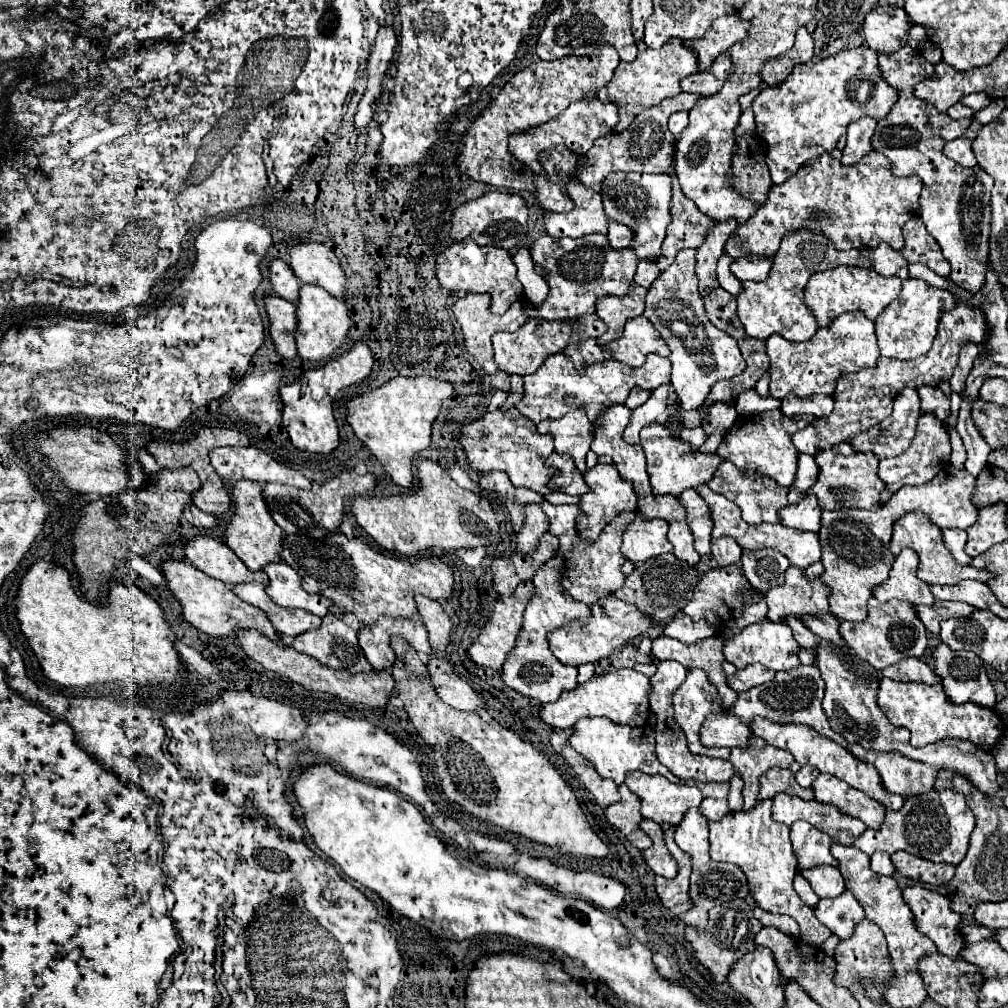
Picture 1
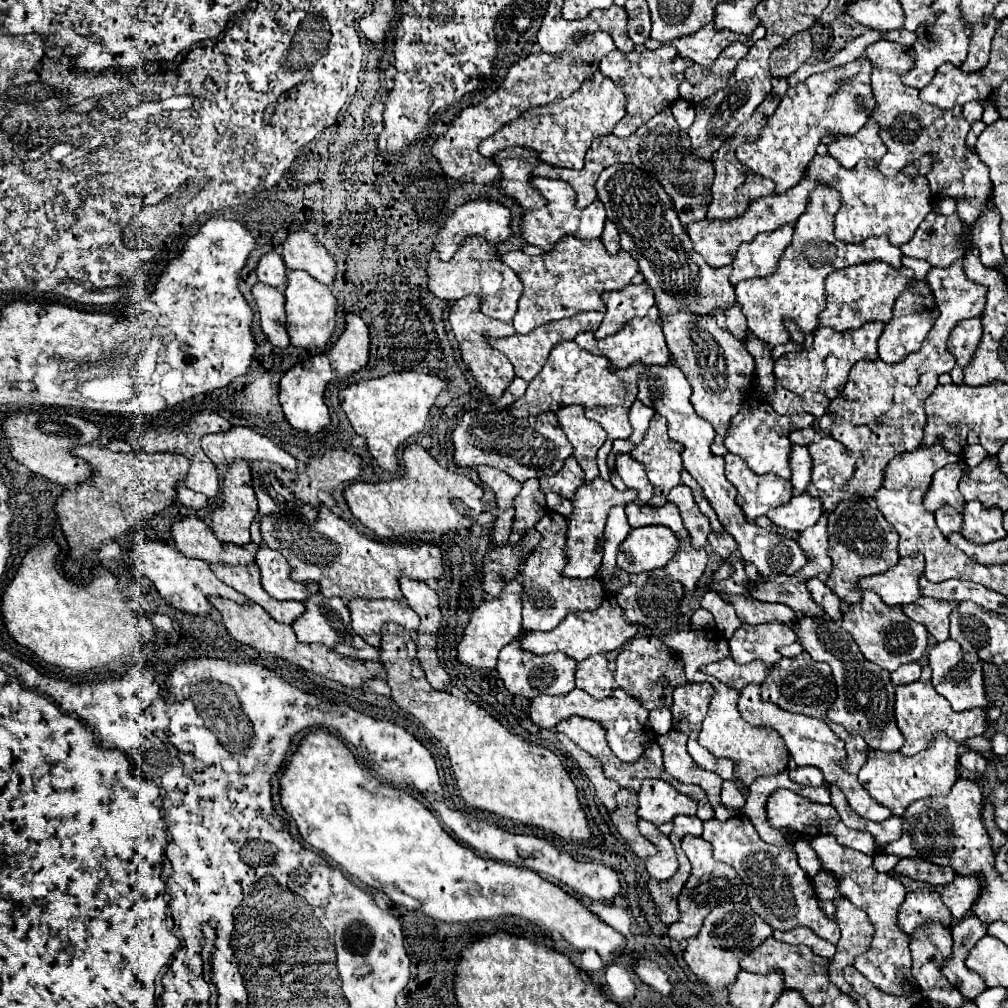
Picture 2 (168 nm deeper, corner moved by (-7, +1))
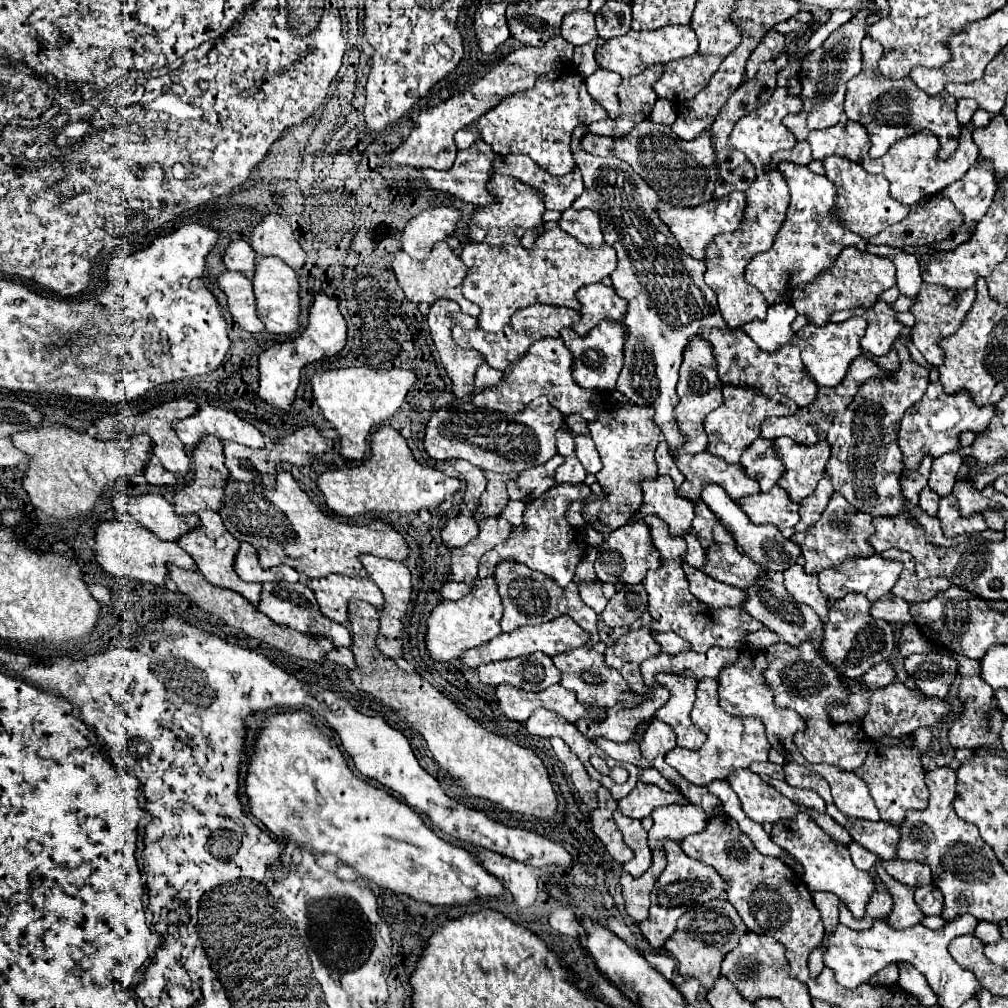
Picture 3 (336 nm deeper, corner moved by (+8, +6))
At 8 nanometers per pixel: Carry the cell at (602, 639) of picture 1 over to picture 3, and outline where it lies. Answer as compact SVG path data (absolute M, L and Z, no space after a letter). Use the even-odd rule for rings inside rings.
M563 615L563 617L557 617L557 619L553 619L549 623L543 623L543 625L533 625L533 627L529 625L529 627L519 627L513 633L503 633L497 639L491 639L489 643L485 643L485 645L479 645L479 647L463 651L459 661L465 667L469 667L469 669L477 669L483 663L493 663L493 661L503 661L503 659L511 659L511 657L521 657L523 653L535 653L535 651L543 651L545 655L553 657L557 653L571 651L571 649L577 649L577 647L585 645L587 639L589 637L581 631L581 627L577 627L573 623L573 619Z

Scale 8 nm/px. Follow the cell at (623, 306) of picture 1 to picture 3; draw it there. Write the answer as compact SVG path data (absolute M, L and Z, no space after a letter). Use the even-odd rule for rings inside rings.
M597 283L597 285L585 285L577 291L577 301L581 303L581 321L577 325L573 325L571 329L577 333L577 335L587 335L599 321L607 319L607 321L621 321L623 315L625 315L625 299L617 297L613 287L605 287L603 283Z

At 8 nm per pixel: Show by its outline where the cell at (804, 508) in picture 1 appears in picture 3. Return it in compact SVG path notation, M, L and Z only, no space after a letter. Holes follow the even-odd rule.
M773 487L769 493L757 493L749 495L745 499L739 499L739 507L749 515L749 519L757 525L771 523L779 531L791 529L799 521L799 505L793 503L785 489Z

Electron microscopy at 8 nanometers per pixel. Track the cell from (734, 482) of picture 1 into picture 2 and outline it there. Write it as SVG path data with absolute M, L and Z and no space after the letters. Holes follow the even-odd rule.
M730 452L724 456L724 460L726 460L726 478L738 490L736 502L750 520L756 520L768 514L768 510L790 502L792 498L790 480L784 480L776 474L764 476L754 474L744 464L744 460L740 460L740 456Z

